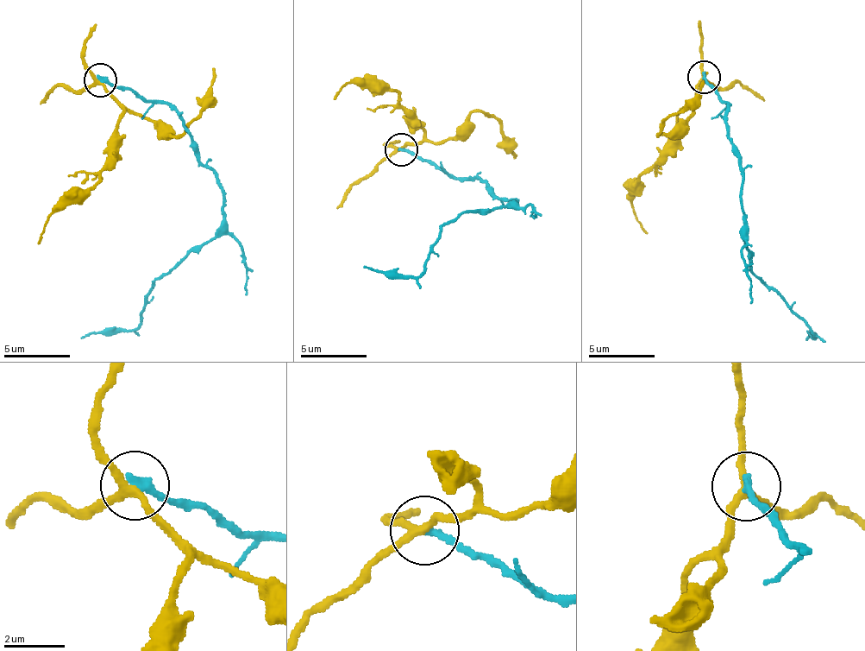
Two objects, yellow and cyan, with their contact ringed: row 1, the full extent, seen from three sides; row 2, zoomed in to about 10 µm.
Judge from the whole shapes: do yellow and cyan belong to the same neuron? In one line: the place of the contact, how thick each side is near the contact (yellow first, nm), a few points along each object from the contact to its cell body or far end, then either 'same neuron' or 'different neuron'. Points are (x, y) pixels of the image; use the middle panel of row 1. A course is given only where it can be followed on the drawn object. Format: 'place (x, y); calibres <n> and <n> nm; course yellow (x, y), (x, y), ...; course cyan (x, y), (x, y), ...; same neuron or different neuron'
place (401, 149); calibres 220 and 280 nm; course yellow (400, 148), (422, 136), (417, 129), (416, 116), (395, 91), (375, 91), (354, 83), (333, 98); course cyan (400, 148), (517, 202), (450, 220), (417, 276), (364, 267); different neuron

